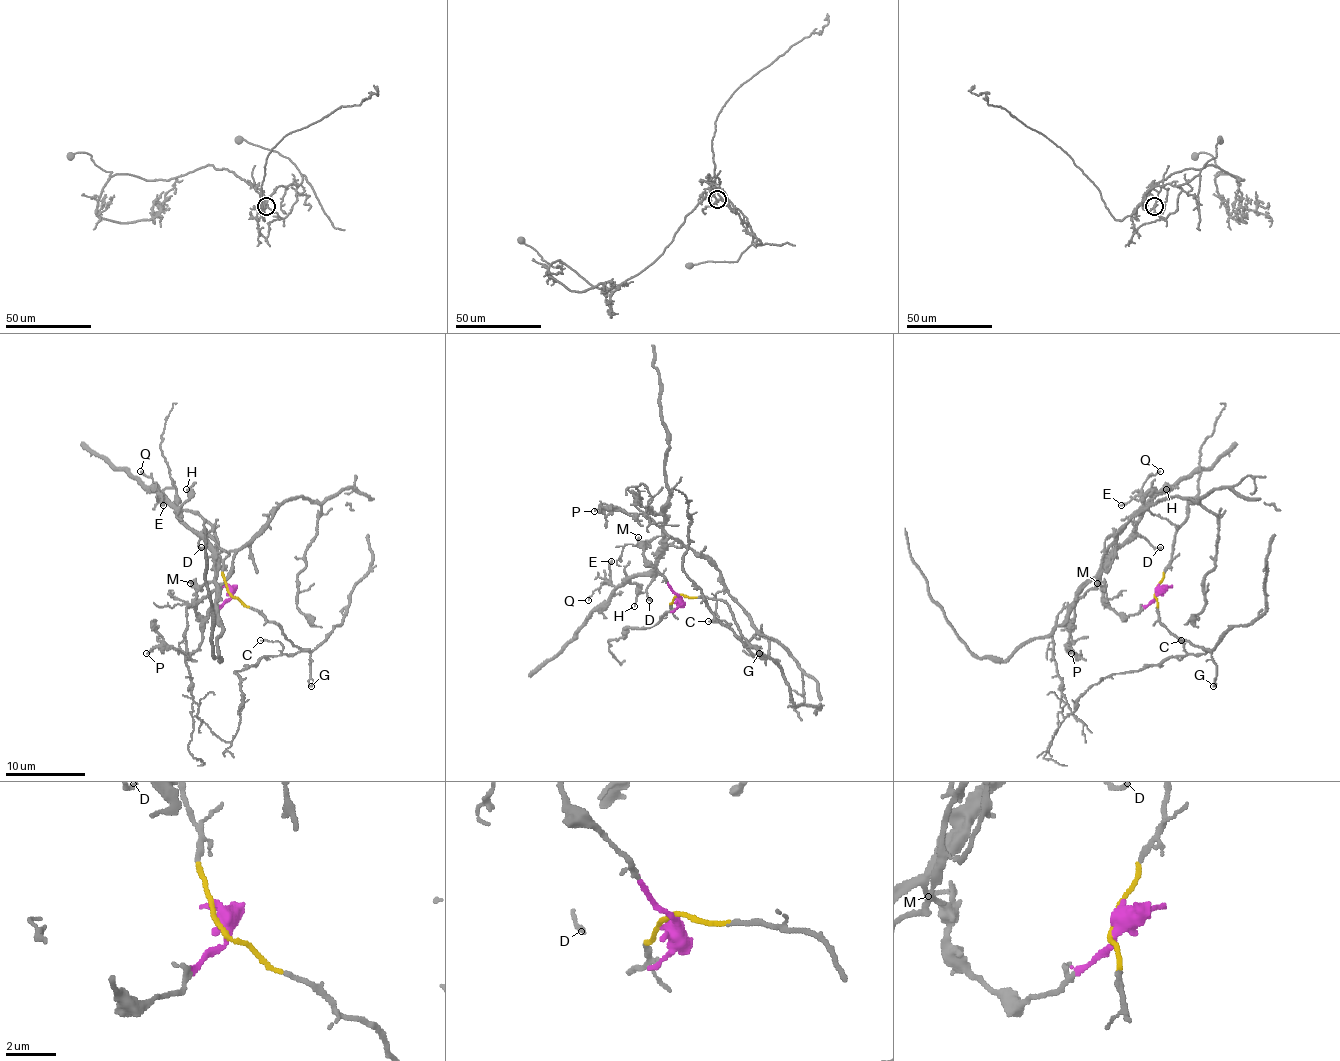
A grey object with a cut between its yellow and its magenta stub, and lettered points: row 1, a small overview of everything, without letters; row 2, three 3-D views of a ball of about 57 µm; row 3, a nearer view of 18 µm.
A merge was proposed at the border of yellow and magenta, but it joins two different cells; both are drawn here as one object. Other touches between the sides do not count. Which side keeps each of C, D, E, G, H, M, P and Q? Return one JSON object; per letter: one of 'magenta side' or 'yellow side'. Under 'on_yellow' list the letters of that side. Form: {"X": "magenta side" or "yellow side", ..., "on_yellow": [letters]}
{"C": "yellow side", "D": "magenta side", "E": "magenta side", "G": "yellow side", "H": "magenta side", "M": "magenta side", "P": "magenta side", "Q": "magenta side", "on_yellow": ["C", "G"]}

